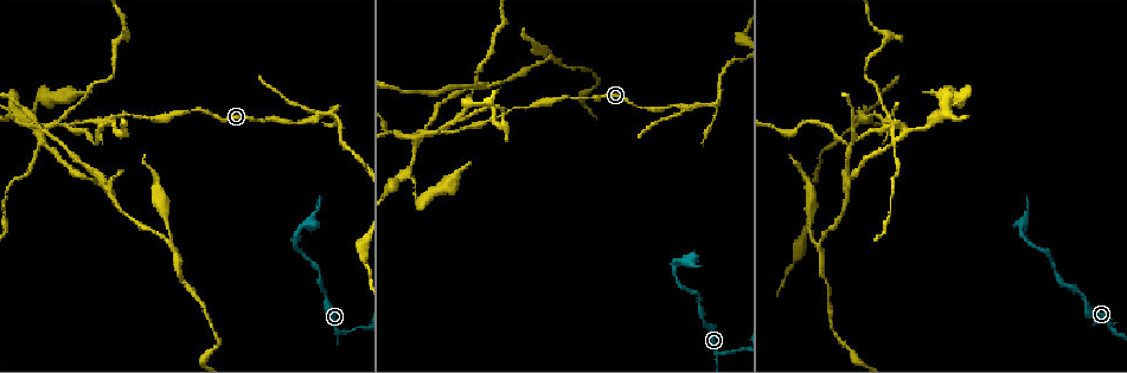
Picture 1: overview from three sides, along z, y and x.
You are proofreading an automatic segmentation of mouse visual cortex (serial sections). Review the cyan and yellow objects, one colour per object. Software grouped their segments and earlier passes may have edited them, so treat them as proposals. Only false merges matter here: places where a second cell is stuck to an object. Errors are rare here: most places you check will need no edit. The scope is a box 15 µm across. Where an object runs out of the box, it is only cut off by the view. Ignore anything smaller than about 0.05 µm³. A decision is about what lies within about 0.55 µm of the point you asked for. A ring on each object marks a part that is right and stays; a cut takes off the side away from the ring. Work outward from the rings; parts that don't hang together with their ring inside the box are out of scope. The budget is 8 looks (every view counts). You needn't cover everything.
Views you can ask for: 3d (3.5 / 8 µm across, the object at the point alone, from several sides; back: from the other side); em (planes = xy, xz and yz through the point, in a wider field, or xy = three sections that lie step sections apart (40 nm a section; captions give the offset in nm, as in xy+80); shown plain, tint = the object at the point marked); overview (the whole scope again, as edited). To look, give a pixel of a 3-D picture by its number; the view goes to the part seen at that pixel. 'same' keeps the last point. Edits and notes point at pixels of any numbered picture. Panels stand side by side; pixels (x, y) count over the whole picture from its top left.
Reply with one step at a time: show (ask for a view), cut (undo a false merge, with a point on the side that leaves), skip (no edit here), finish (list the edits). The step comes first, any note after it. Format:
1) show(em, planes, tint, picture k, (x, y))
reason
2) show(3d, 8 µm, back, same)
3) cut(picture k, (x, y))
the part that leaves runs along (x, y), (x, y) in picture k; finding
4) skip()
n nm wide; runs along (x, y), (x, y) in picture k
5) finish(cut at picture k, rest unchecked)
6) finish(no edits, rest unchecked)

show(em, xy, step 1, tint, picture 1, (879, 114))
thick turns thin

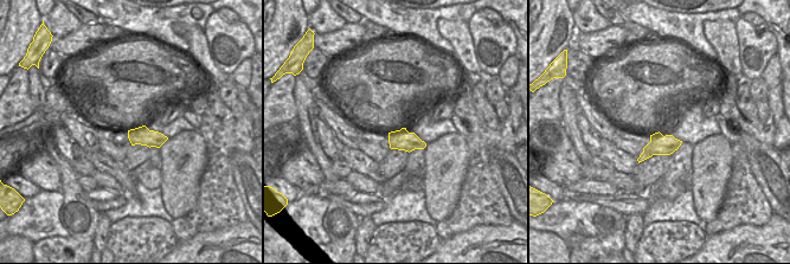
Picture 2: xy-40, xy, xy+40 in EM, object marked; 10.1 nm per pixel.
show(3d, 3.5 µm, same)
wider look

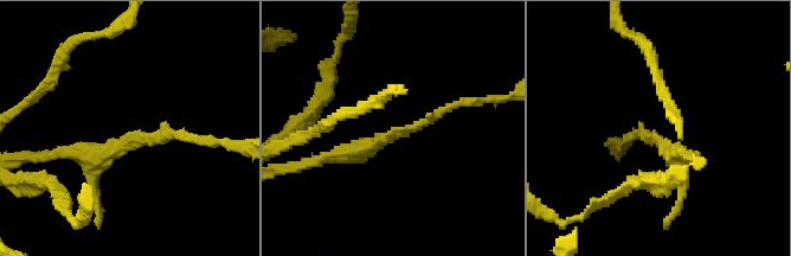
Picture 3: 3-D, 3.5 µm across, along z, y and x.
skip()
all the same cell

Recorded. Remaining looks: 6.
show(3d, 8 µm, picture 1, (65, 127))
abrupt turn

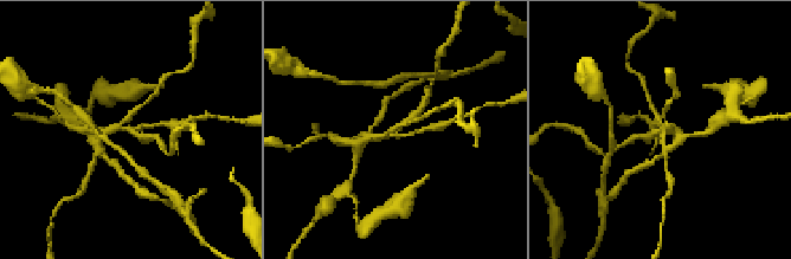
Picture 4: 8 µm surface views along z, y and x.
show(em, xy, step 2, tint, picture 4, (397, 131))
4 arms; arms of 150, 150, 200, 200 nm; shape alone is not enough

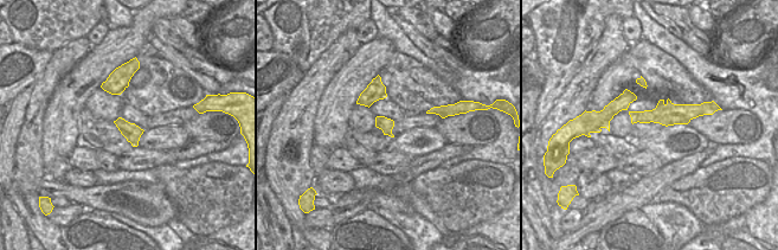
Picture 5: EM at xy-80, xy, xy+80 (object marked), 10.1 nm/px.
cut(picture 4, (142, 137))
the part that leaves runs along (129, 128), (103, 131), (102, 151) in picture 4; a second cell is stuck on

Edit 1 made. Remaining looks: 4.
show(3d, 8 µm, picture 1, (317, 118))

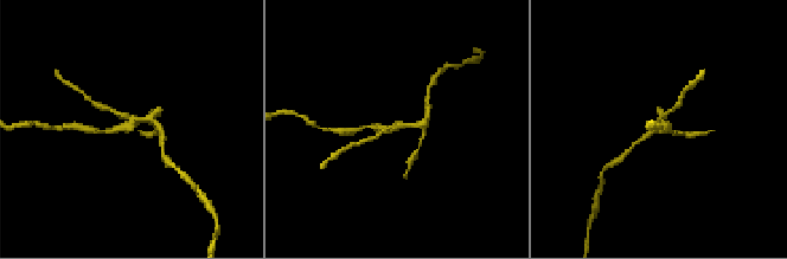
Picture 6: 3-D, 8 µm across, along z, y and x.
show(3d, 3.5 µm, picture 6, (396, 129))

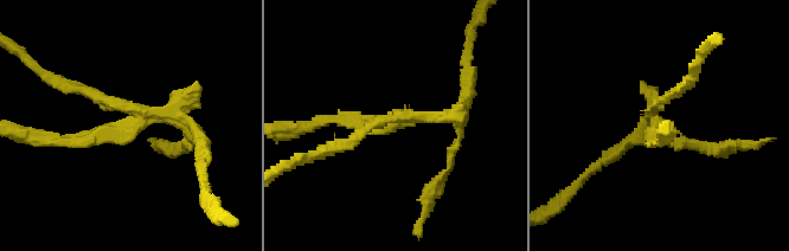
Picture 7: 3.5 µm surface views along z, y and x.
show(em, xy, step 5, tint, picture 7, (127, 127))
shape alone is not enough

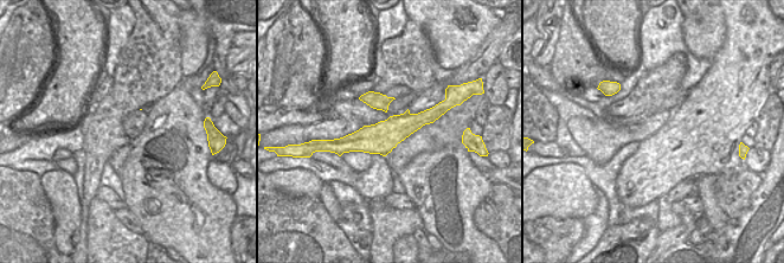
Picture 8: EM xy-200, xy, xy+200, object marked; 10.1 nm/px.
cut(picture 7, (684, 142))
the part that leaves runs along (147, 113), (177, 113), (201, 167) in picture 7; a second cell is stuck on

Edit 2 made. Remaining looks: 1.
finish(cut at picture 4, cut at picture 7, rest unchecked)

